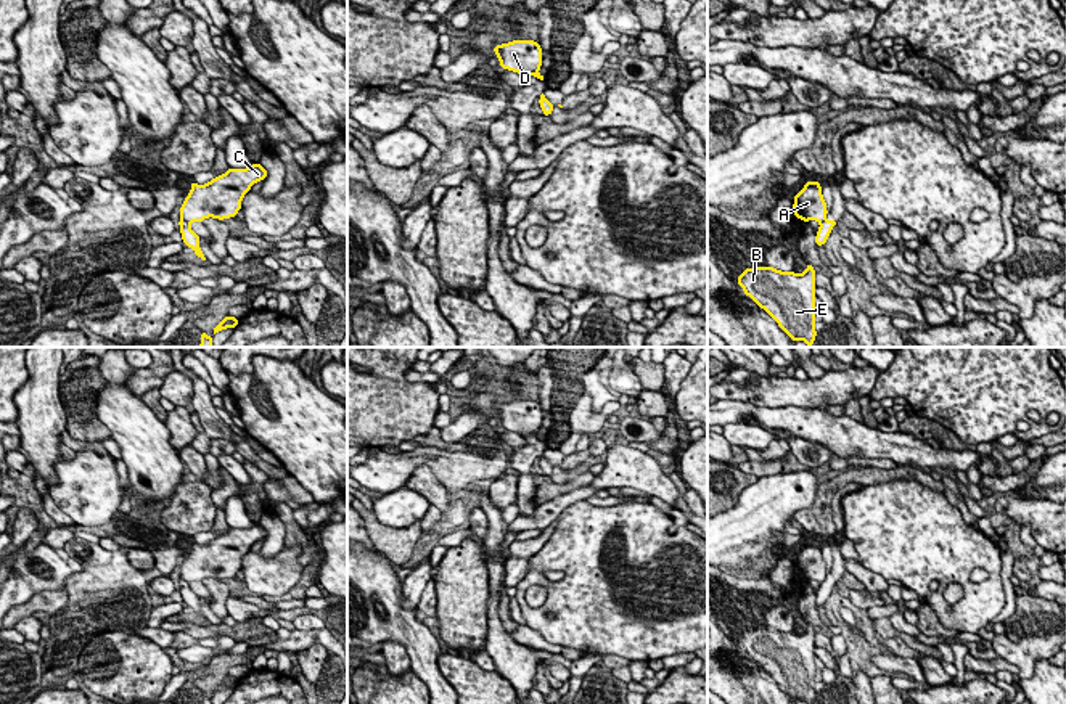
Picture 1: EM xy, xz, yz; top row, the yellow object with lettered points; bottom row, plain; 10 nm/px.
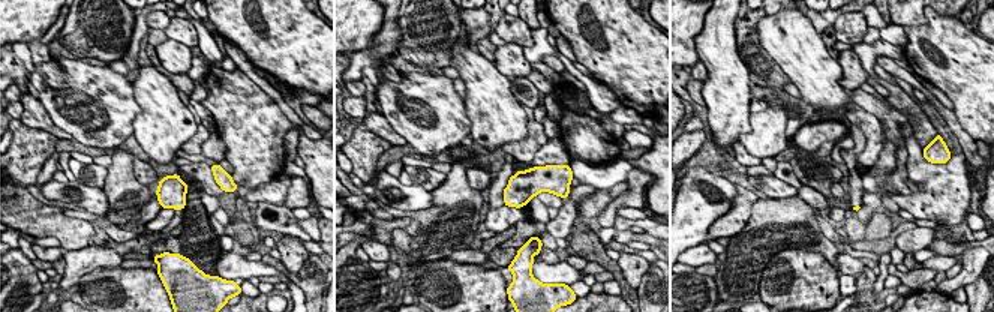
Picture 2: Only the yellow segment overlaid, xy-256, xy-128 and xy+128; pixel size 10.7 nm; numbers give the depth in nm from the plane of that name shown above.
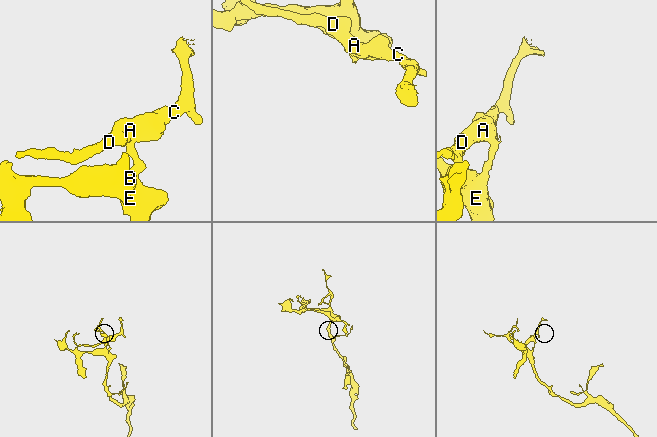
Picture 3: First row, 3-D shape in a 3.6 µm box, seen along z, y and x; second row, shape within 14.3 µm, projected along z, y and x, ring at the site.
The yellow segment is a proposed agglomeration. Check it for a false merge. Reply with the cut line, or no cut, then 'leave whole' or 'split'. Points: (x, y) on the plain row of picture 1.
cut in xy along (180, 579), (188, 582); split

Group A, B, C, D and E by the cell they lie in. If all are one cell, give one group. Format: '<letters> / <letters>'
A C D / B E

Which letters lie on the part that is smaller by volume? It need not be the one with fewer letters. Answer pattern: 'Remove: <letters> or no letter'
Remove: A, C, D

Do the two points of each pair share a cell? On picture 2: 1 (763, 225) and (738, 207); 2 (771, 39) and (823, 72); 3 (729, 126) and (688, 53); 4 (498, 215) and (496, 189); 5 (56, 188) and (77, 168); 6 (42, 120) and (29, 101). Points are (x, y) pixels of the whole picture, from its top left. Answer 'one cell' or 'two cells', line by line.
1: two cells
2: one cell
3: two cells
4: two cells
5: two cells
6: one cell

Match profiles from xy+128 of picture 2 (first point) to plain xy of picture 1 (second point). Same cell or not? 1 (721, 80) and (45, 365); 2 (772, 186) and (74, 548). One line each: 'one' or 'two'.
1: one
2: one

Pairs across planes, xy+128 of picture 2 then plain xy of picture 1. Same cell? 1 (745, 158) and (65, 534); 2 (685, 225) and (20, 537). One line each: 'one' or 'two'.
1: two
2: two

